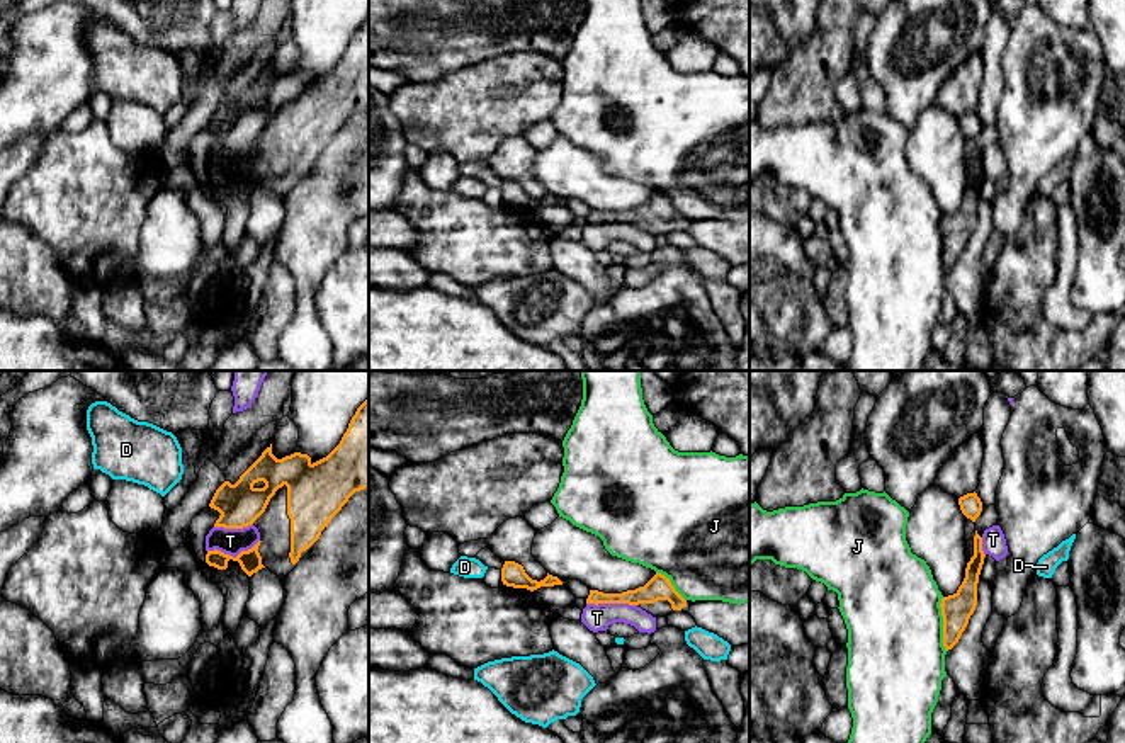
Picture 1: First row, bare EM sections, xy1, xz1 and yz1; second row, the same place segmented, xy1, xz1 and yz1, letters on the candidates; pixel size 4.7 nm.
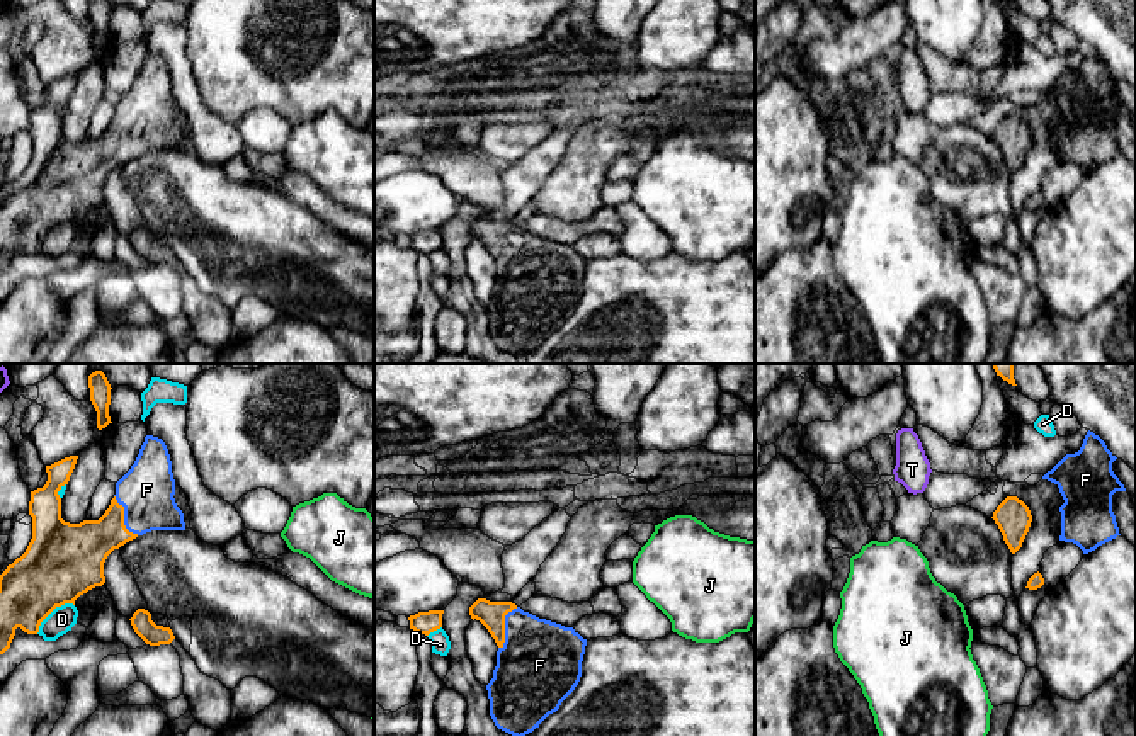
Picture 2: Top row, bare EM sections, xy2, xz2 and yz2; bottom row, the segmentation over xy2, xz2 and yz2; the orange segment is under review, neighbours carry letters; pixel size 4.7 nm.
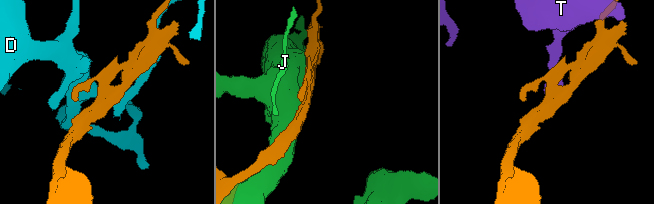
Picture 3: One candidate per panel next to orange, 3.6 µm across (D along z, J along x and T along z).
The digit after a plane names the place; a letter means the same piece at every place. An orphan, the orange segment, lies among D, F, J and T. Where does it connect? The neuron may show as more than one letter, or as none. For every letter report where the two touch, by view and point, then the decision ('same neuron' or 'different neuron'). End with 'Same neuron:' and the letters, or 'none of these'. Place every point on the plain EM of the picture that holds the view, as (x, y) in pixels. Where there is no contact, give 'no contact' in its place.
D: contact xy2 (51, 230); different neuron
F: contact xz2 (504, 245); same neuron
J: contact yz1 (944, 243); different neuron
T: contact xy1 (231, 175); different neuron
Same neuron: F

